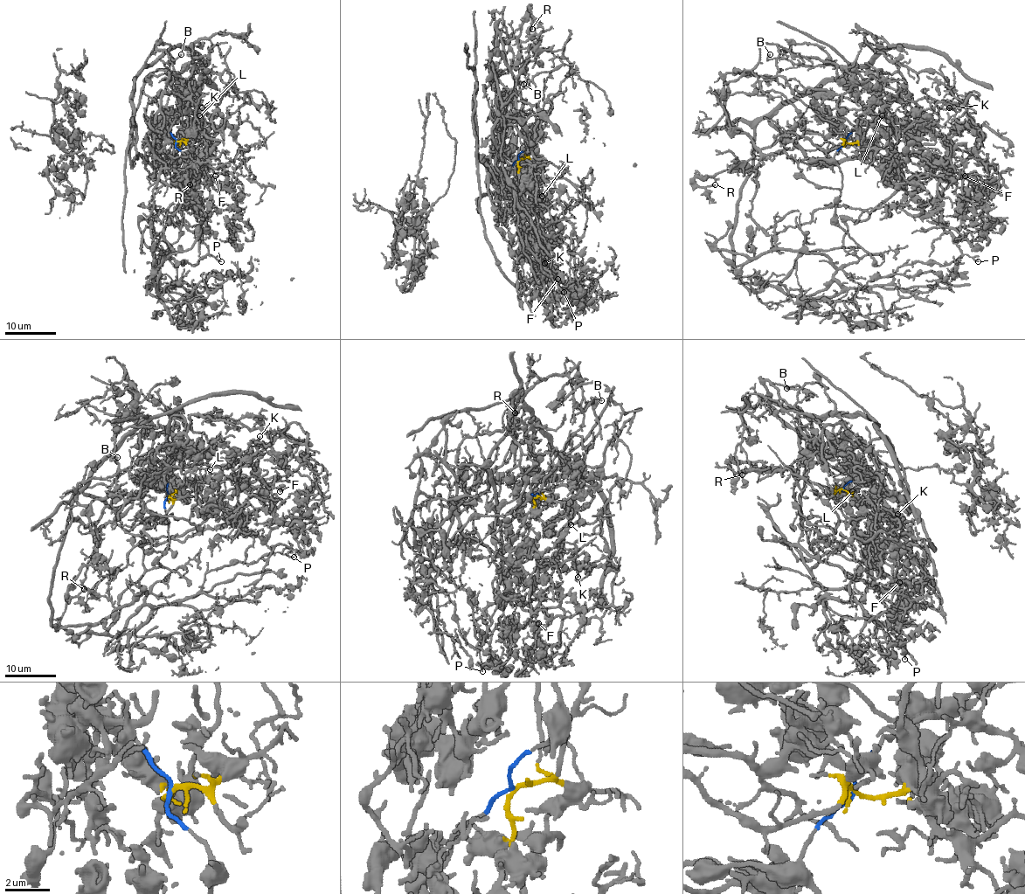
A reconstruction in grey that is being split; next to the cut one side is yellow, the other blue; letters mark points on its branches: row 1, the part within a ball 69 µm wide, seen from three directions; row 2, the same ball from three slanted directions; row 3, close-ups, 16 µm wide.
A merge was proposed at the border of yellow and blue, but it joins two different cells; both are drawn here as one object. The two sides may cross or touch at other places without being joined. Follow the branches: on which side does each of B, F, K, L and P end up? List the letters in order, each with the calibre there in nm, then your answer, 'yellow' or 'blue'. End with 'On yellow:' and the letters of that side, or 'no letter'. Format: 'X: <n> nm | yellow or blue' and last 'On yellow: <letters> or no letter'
B: 120 nm | yellow
F: 150 nm | yellow
K: 150 nm | yellow
L: 190 nm | yellow
P: 150 nm | blue
On yellow: B, F, K, L

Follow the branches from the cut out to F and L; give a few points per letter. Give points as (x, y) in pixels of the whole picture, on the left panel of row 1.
F: (176, 142), (190, 103), (155, 70), (134, 116), (136, 151), (162, 165), (192, 144), (201, 174), (215, 176)
L: (176, 142), (178, 143), (182, 130), (187, 125), (186, 115), (189, 113), (200, 115)

